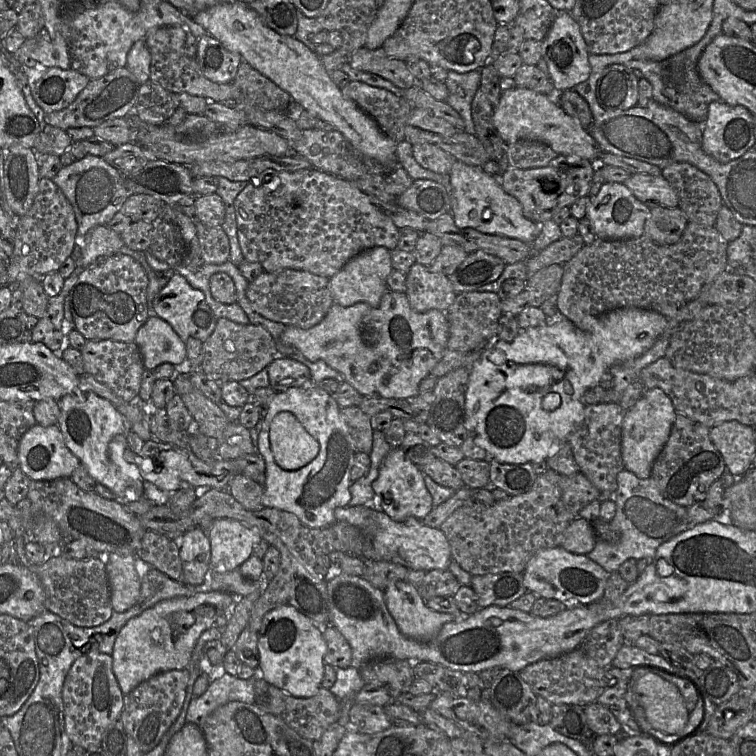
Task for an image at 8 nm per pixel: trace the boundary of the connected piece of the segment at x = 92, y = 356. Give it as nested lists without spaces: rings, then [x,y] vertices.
[[[88,340],[81,352],[84,371],[91,374],[98,382],[105,384],[125,401],[131,401],[139,395],[143,372],[146,368],[135,342]]]

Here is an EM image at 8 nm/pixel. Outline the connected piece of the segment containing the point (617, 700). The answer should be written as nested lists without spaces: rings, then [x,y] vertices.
[[[611,665],[607,667],[607,671],[609,676],[608,687],[596,702],[607,707],[615,716],[622,725],[622,733],[639,733],[626,700],[626,681],[630,674],[630,668],[621,669]]]

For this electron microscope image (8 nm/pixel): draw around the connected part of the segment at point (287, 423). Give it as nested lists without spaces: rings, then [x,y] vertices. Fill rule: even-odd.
[[[281,411],[272,419],[269,440],[276,463],[294,471],[309,464],[319,453],[319,443],[302,426],[297,417]]]

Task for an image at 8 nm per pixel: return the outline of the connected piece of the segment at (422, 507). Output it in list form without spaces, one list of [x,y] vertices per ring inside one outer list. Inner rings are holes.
[[[392,448],[384,458],[377,478],[372,483],[374,507],[393,520],[403,522],[410,518],[422,520],[434,508],[432,496],[426,487],[421,468],[408,459],[401,448]]]

